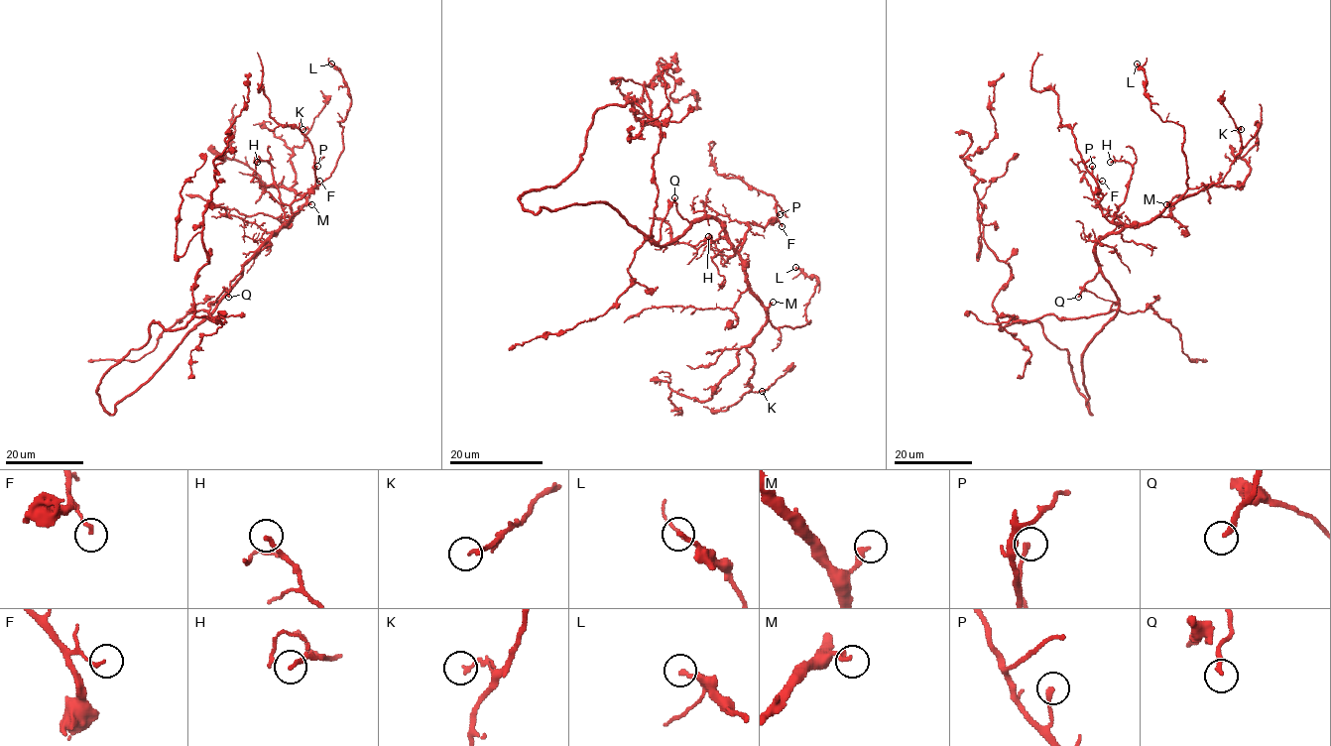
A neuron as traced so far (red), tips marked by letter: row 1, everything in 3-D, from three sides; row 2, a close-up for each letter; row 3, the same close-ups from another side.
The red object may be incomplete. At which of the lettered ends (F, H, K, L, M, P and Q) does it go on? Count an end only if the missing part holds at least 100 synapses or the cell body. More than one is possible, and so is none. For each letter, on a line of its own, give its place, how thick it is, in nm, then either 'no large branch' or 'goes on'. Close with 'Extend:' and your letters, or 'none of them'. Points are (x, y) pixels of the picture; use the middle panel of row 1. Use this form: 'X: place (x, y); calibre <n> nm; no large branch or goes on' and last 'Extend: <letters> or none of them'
F: place (782, 226); calibre 140 nm; no large branch
H: place (708, 236); calibre 200 nm; no large branch
K: place (762, 391); calibre 140 nm; no large branch
L: place (795, 267); calibre 180 nm; no large branch
M: place (773, 302); calibre 320 nm; no large branch
P: place (780, 214); calibre 160 nm; no large branch
Q: place (674, 197); calibre 200 nm; goes on
Extend: Q

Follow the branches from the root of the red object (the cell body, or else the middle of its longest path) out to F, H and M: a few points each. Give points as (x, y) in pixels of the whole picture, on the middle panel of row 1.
F: (654, 213), (652, 238), (661, 246), (706, 218), (737, 251), (749, 221), (782, 226)
H: (654, 213), (652, 238), (661, 246), (706, 218), (722, 225), (737, 251), (743, 240), (726, 263), (708, 236)
M: (654, 213), (652, 238), (661, 246), (692, 224), (715, 218), (739, 255), (747, 287), (766, 307), (773, 302)

